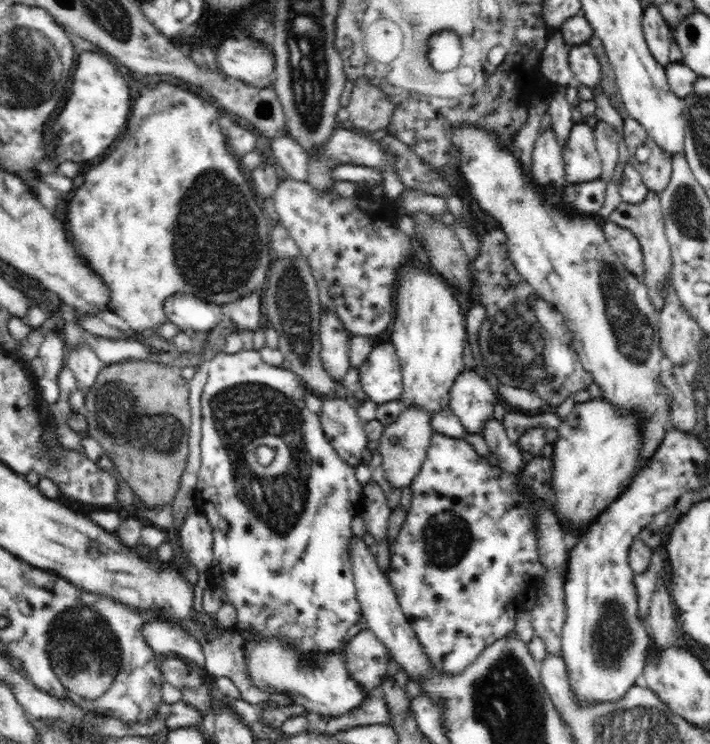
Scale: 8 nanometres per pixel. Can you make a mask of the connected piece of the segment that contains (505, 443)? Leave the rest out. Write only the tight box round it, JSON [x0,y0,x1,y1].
[483,417,525,474]

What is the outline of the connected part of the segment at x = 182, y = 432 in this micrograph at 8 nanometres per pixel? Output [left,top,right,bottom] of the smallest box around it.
[84,360,191,508]

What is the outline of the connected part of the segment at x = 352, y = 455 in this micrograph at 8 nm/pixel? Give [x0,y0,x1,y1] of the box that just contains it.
[318,397,370,468]

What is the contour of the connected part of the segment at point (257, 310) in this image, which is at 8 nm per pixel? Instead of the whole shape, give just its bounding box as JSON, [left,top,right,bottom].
[227,291,264,334]

